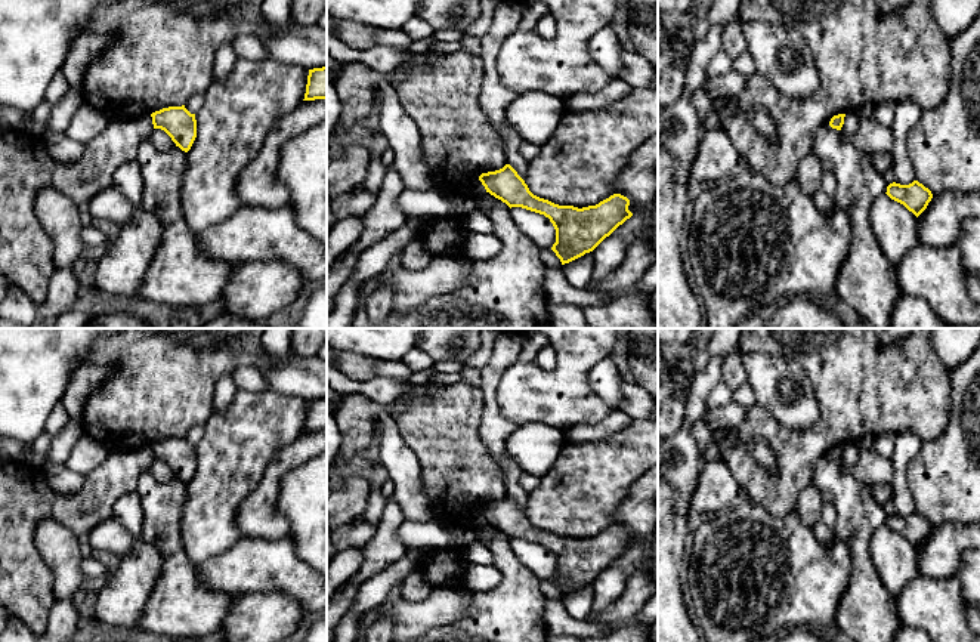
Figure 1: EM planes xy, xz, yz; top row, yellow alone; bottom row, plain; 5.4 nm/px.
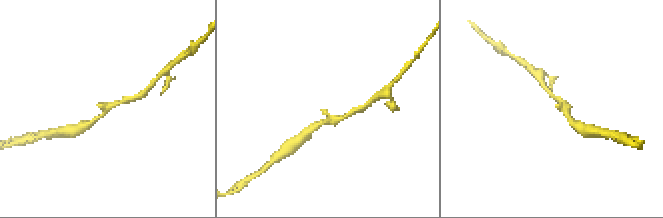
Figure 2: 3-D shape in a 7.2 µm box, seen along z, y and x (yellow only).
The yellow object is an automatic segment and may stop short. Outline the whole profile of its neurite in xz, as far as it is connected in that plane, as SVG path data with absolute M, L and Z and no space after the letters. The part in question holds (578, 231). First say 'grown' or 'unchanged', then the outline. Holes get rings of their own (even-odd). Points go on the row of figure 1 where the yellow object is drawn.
unchanged; M506 164L495 172L482 173L479 180L486 192L511 207L522 207L550 219L556 229L551 250L562 265L593 251L619 225L633 216L630 200L613 194L596 206L559 206L534 195L517 172Z

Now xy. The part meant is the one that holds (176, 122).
unchanged; M185 105L169 107L151 114L154 129L164 130L182 151L188 152L197 138L195 114Z

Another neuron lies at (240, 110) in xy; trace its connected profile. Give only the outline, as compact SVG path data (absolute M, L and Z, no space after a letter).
M270 58L237 59L226 77L211 81L182 173L182 212L194 232L241 209L235 182L278 120L303 102L307 75L303 67Z

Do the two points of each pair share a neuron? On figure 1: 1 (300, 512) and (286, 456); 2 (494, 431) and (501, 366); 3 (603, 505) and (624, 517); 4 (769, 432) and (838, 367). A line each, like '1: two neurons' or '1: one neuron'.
1: two neurons
2: one neuron
3: two neurons
4: one neuron

